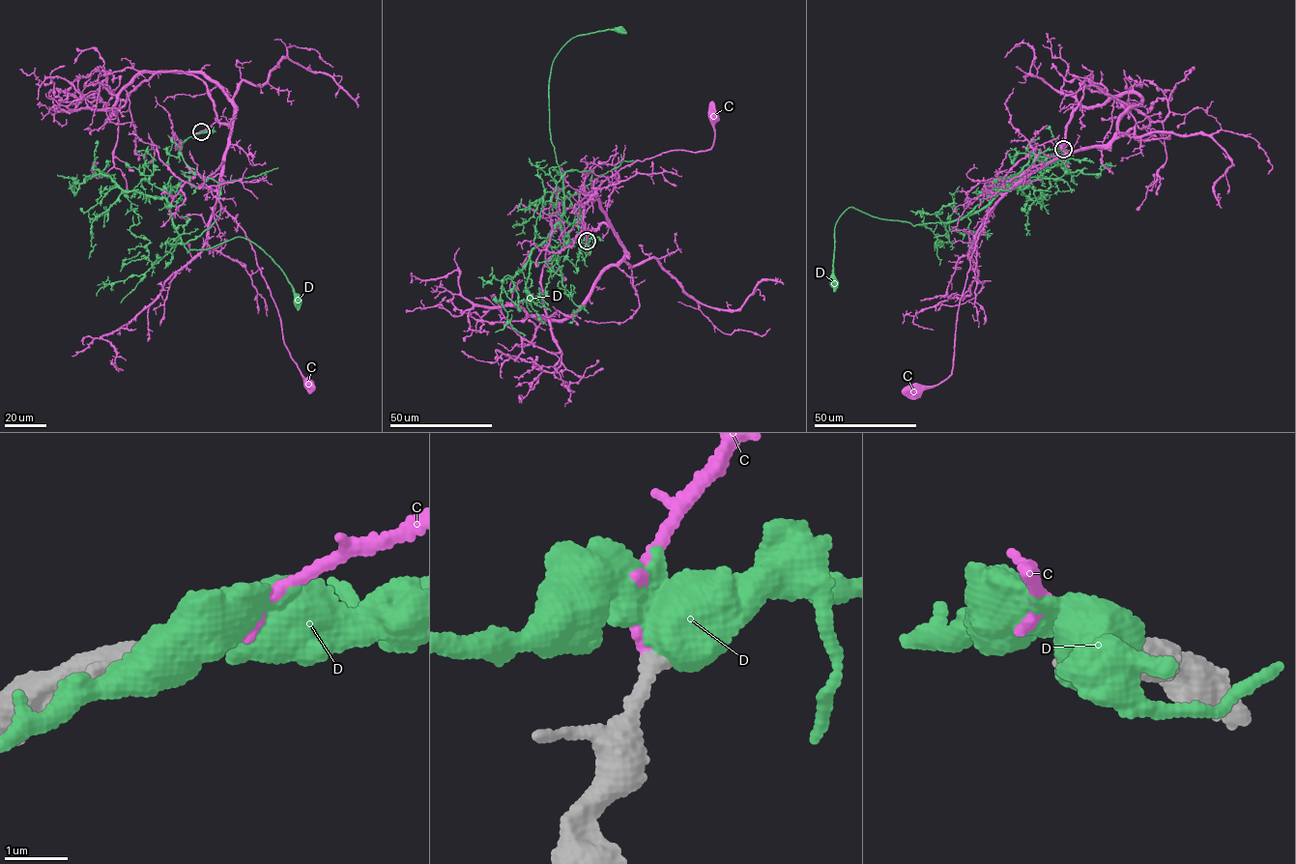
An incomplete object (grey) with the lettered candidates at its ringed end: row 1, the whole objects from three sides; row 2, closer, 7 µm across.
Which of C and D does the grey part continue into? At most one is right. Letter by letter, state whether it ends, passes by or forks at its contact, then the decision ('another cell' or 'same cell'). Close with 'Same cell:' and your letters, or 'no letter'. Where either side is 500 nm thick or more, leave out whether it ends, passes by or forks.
C: it ends there; same cell
D: another cell
Same cell: C

